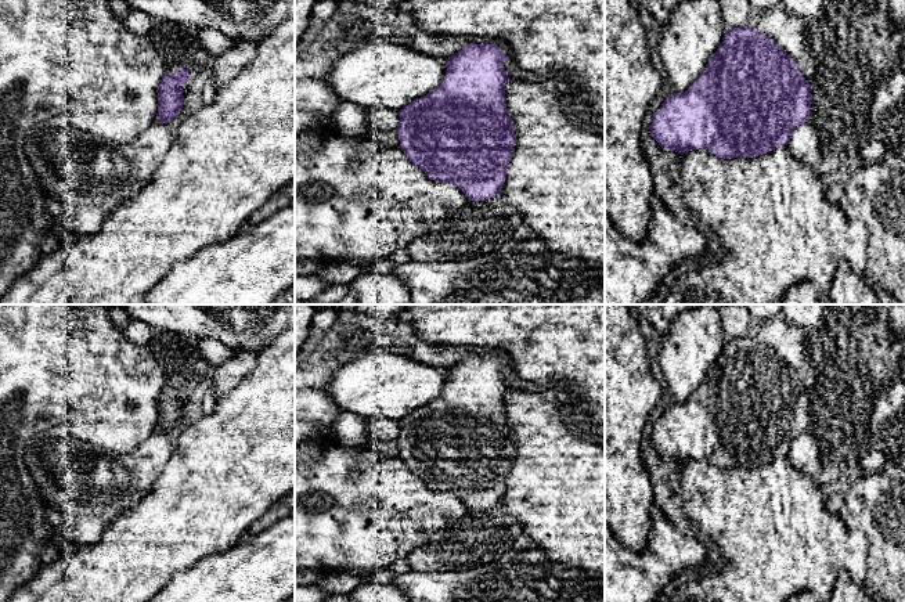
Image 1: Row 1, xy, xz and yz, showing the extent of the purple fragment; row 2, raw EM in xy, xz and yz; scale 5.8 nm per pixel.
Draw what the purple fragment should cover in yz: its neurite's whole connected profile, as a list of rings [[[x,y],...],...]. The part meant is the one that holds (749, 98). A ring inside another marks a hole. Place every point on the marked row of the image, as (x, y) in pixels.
[[[749,25],[726,29],[722,43],[695,83],[685,93],[673,93],[664,100],[652,115],[649,130],[663,149],[681,155],[691,149],[706,148],[722,159],[753,158],[787,145],[793,130],[808,122],[811,90],[797,62],[774,39]]]

